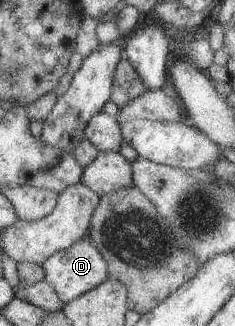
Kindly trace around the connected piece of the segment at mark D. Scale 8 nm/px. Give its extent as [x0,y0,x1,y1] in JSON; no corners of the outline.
[40,238,108,305]

